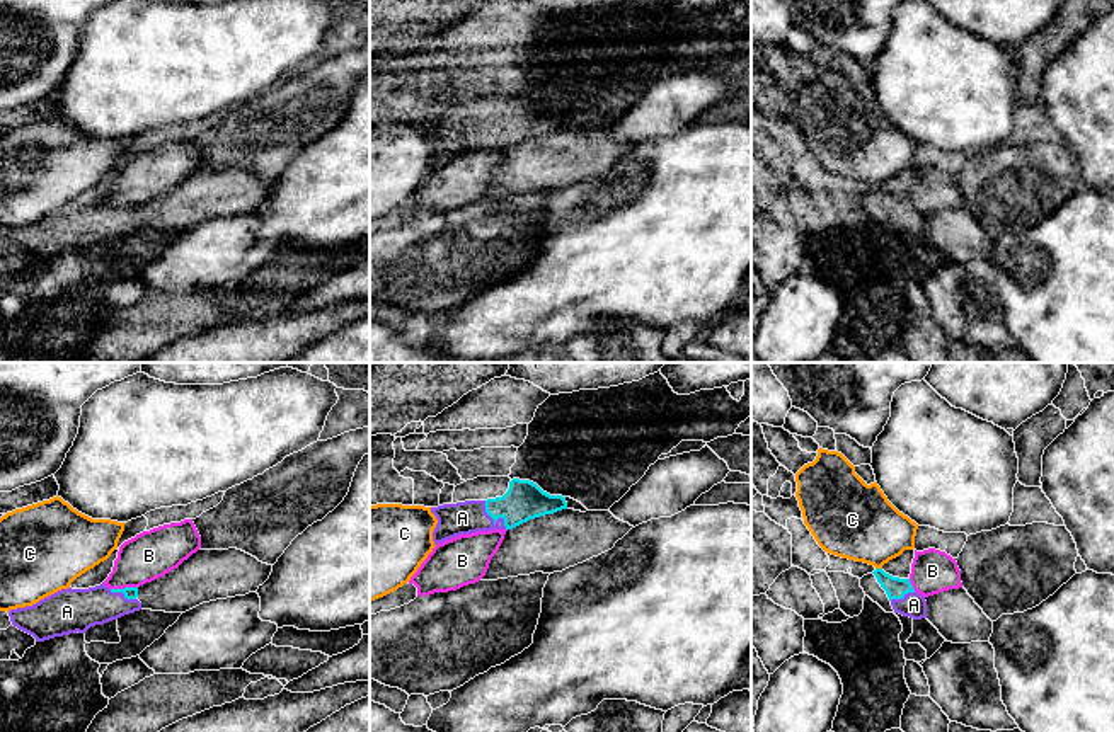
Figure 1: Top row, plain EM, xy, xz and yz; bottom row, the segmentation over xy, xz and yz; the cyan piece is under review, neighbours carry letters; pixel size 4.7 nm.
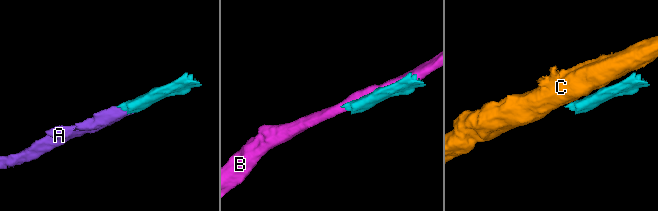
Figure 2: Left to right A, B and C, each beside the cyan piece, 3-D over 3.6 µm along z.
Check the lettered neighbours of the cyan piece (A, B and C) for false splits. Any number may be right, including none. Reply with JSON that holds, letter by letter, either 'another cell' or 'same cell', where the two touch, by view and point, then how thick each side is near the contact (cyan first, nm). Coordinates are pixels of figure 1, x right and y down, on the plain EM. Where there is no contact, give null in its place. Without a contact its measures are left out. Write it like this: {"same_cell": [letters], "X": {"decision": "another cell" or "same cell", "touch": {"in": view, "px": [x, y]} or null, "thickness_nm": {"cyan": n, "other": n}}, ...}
{"same_cell": ["A"], "A": {"decision": "same cell", "touch": {"in": "xz", "px": [494, 138]}, "thickness_nm": {"cyan": 190, "other": 160}}, "B": {"decision": "another cell", "touch": {"in": "xy", "px": [123, 208]}, "thickness_nm": {"cyan": 60, "other": 220}}, "C": {"decision": "another cell", "touch": {"in": "yz", "px": [879, 188]}, "thickness_nm": {"cyan": 100, "other": 360}}}

